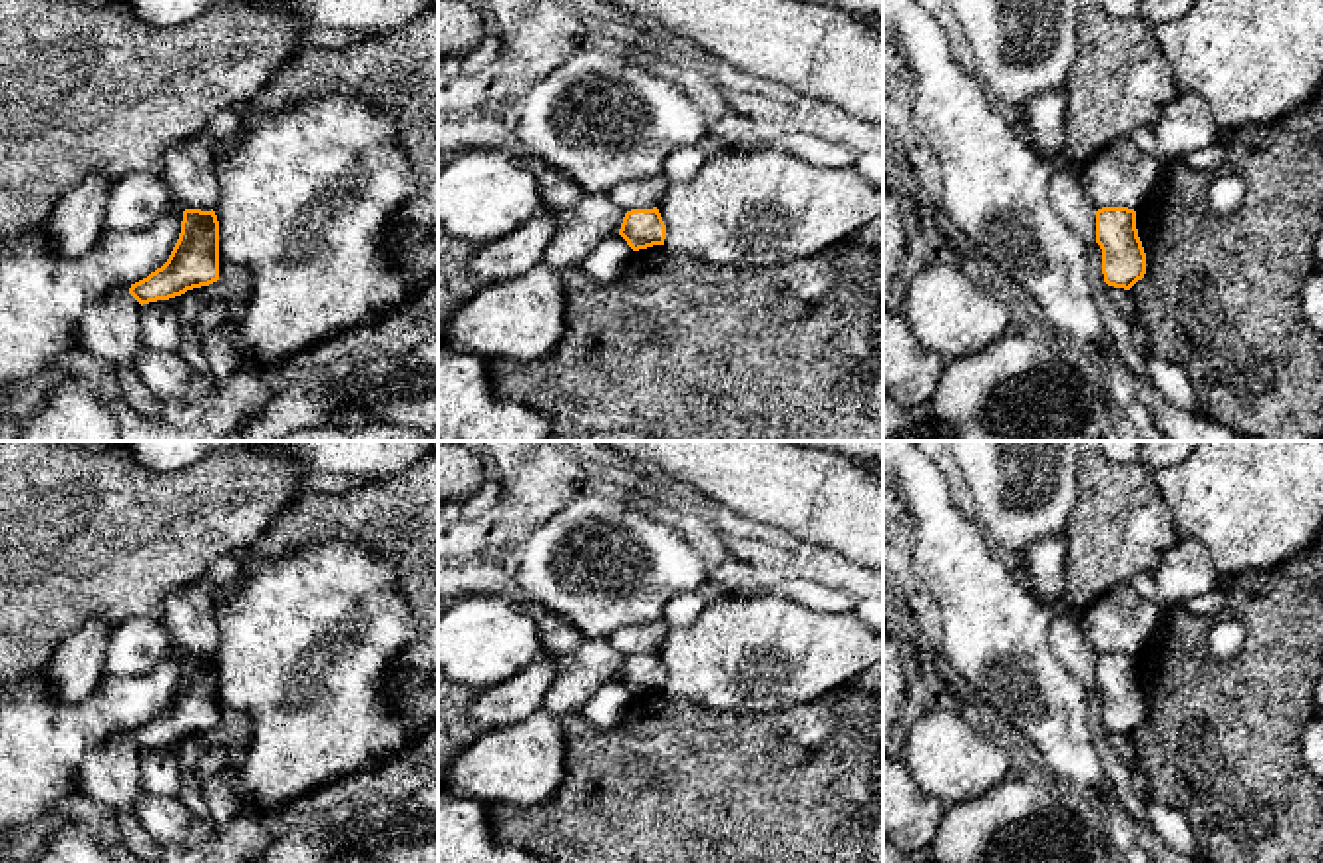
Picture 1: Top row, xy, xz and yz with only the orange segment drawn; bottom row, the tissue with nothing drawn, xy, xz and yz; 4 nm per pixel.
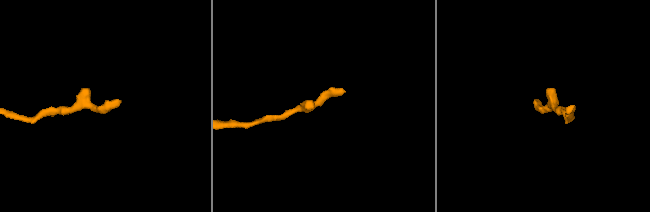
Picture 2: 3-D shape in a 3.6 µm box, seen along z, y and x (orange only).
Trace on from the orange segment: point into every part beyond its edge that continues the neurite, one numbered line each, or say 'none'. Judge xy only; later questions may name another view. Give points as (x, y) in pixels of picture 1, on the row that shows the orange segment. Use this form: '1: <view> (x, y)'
none

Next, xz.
none

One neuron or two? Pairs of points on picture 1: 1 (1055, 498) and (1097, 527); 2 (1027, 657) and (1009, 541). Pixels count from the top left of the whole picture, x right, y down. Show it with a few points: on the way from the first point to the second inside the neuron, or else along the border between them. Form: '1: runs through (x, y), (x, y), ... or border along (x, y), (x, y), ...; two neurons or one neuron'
1: border along (1079, 464), (1077, 502), (1065, 531); two neurons
2: border along (993, 549), (1009, 563); two neurons

